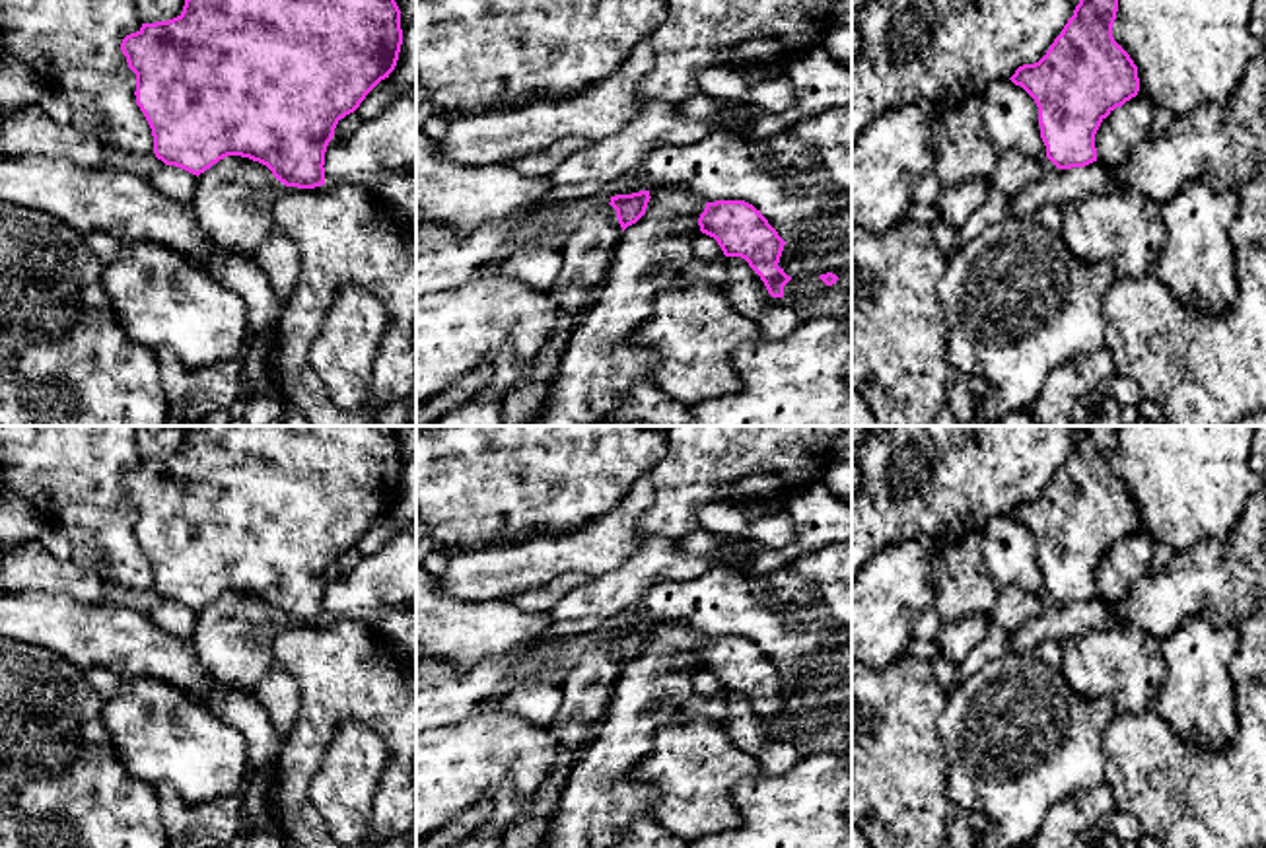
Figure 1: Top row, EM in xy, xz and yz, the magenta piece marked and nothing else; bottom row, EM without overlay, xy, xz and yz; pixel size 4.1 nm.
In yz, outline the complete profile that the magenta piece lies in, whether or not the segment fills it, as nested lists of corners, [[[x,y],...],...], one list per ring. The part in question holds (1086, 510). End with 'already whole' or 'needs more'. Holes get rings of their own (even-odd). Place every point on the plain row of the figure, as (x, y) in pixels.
[[[1081,426],[1073,451],[1035,500],[1009,513],[1038,543],[1046,593],[1058,605],[1097,597],[1101,558],[1138,531],[1138,502],[1114,477],[1118,426]]]; already whole

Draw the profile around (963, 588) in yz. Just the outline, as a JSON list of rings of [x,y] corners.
[[[968,533],[935,562],[935,603],[941,622],[988,615],[1000,585],[982,568],[982,533]]]

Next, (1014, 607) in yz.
[[[1000,587],[998,597],[986,615],[990,626],[1000,626],[1013,632],[1025,626],[1029,620],[1037,618],[1044,609],[1040,597],[1021,589],[1021,587]]]

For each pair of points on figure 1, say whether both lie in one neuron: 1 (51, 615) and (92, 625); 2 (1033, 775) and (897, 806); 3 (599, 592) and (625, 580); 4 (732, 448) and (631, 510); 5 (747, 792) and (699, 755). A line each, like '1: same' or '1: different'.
1: same
2: different
3: same
4: different
5: different

